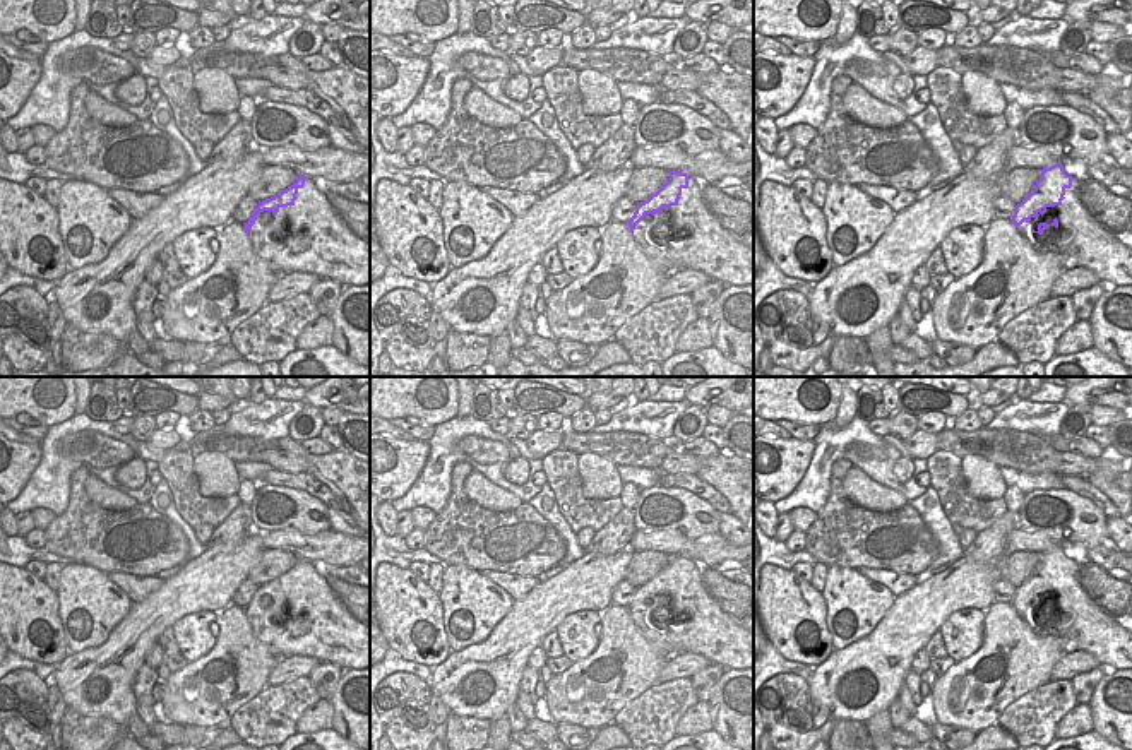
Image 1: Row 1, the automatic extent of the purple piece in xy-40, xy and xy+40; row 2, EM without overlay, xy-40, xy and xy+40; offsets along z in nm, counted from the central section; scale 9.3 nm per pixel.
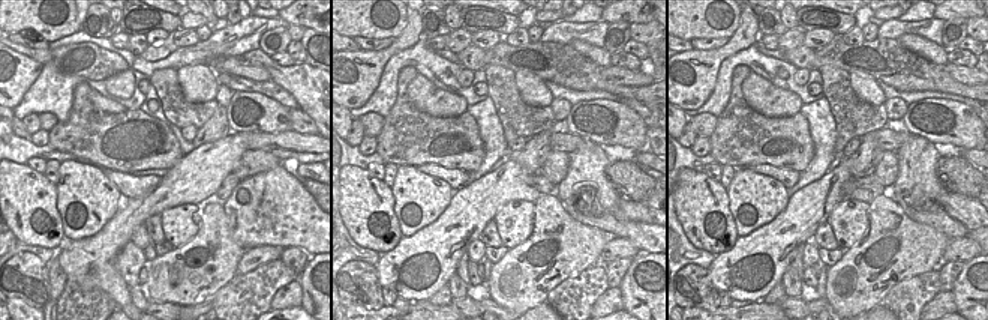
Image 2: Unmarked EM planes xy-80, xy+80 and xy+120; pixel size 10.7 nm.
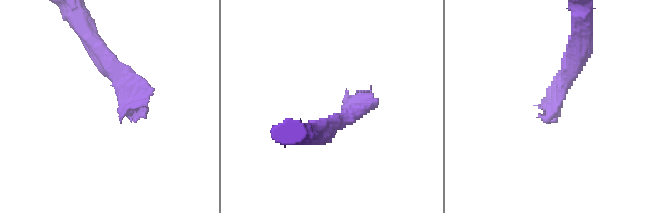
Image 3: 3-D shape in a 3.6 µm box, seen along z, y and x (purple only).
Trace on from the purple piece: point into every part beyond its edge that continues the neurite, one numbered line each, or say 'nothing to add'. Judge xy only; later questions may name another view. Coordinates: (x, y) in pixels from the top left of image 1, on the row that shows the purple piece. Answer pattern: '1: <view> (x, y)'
1: xy (703, 244)

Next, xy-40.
1: xy-40 (310, 237)

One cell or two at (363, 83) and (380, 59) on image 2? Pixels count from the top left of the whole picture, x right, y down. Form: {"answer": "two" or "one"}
{"answer": "one"}

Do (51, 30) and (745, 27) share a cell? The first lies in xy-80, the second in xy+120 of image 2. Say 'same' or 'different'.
different

